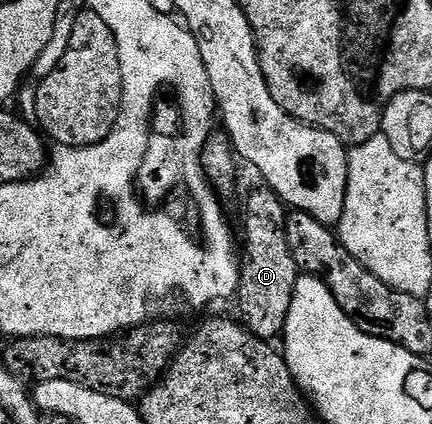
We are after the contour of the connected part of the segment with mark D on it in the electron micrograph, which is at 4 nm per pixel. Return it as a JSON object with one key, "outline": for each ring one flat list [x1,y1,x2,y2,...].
{"outline":[[269,187,261,188,246,201,246,254,240,257,237,316,252,335,275,339,283,336,300,270,286,238,287,206]]}

